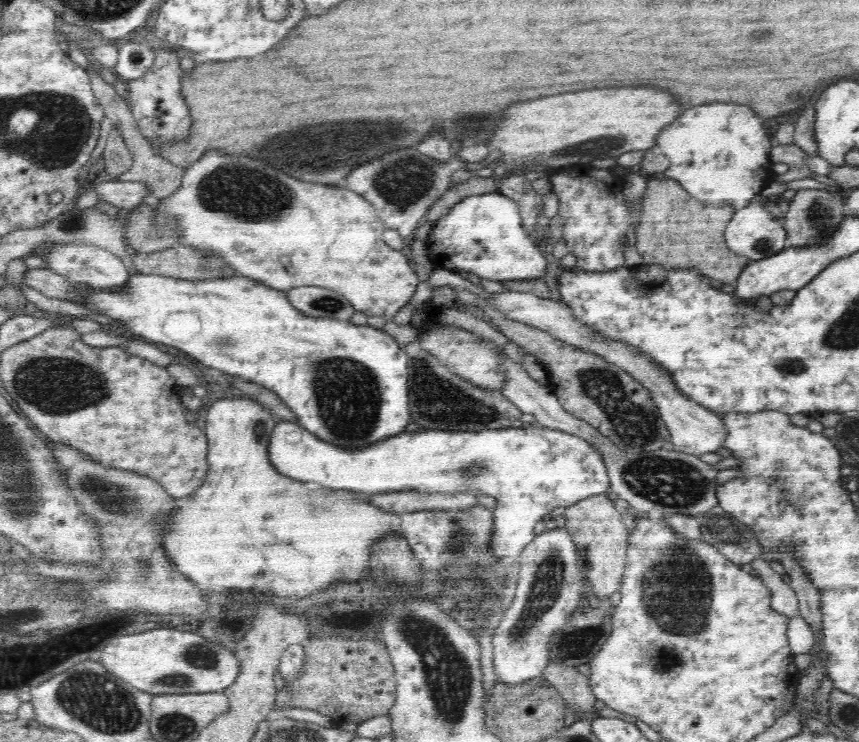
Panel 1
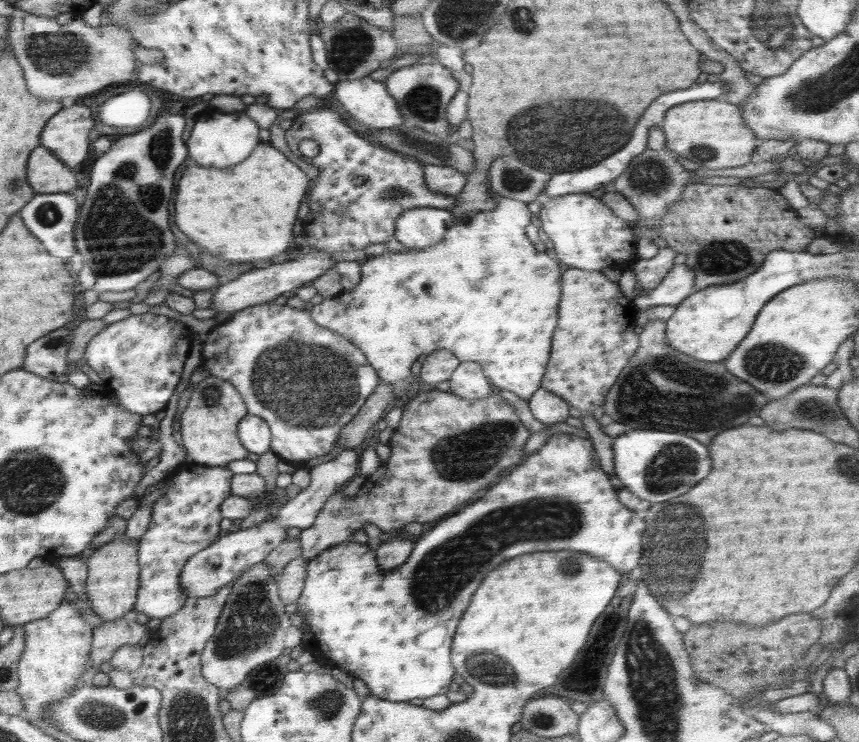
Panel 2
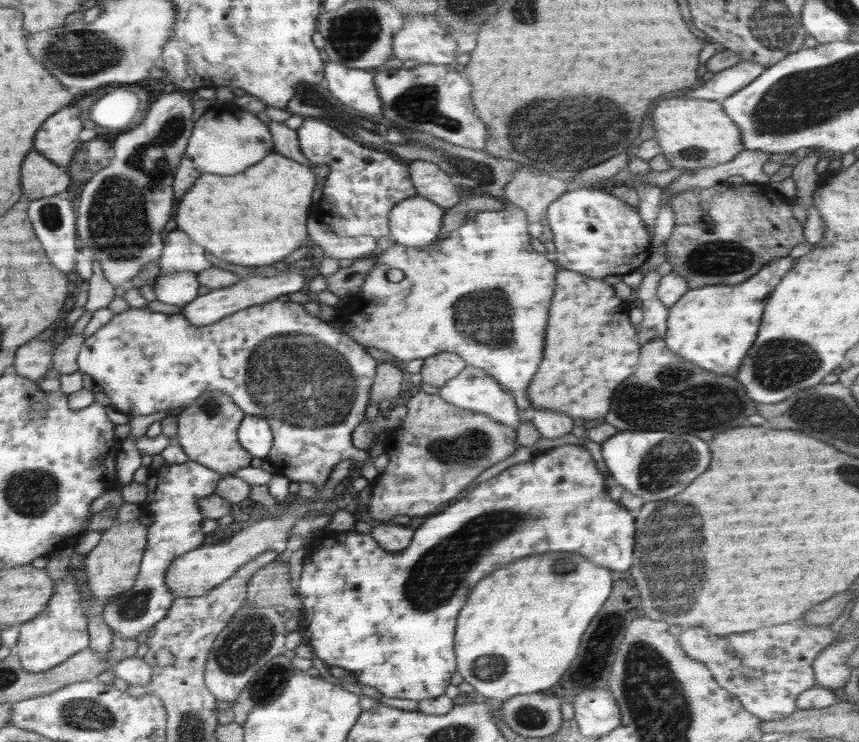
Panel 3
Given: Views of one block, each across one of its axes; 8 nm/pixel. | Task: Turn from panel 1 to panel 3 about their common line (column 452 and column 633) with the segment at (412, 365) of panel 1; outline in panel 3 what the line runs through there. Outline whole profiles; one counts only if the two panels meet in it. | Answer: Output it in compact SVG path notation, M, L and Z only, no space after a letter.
M655 338L641 347L636 370L622 384L619 384L611 398L610 408L604 418L606 424L616 430L670 430L676 432L692 432L694 436L706 432L704 440L714 438L724 430L744 426L744 418L756 414L756 406L751 398L746 396L744 388L728 376L720 376L710 370L704 370L689 360L684 360L679 354L667 349L662 338Z

